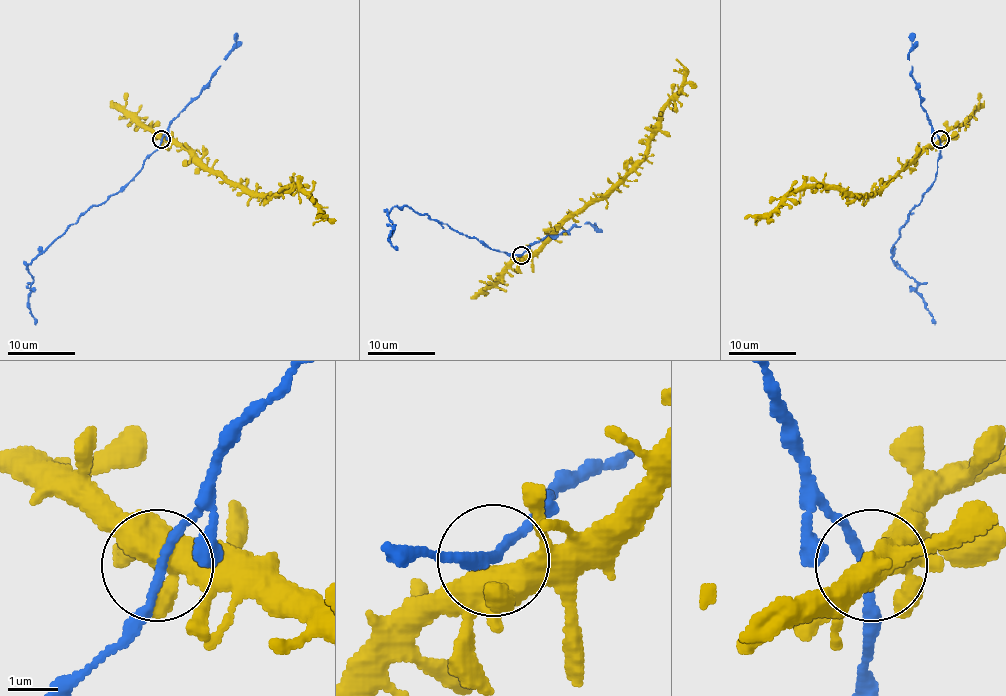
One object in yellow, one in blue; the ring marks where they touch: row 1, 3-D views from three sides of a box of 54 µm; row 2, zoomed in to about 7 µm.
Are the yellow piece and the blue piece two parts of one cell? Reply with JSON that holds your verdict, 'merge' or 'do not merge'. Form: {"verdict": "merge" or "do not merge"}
{"verdict": "merge"}

